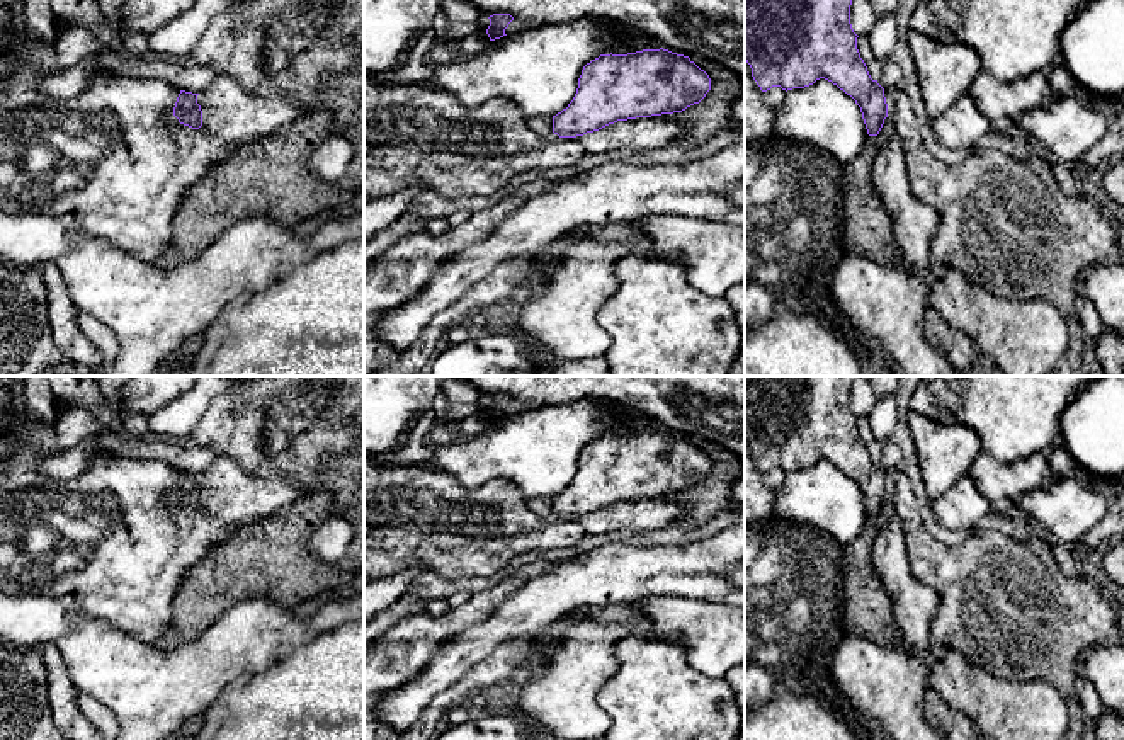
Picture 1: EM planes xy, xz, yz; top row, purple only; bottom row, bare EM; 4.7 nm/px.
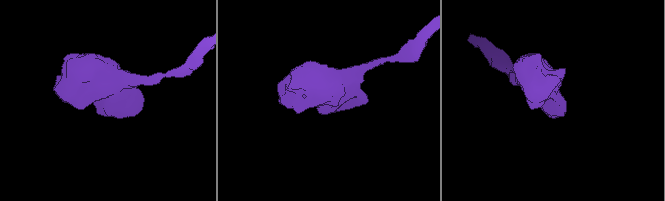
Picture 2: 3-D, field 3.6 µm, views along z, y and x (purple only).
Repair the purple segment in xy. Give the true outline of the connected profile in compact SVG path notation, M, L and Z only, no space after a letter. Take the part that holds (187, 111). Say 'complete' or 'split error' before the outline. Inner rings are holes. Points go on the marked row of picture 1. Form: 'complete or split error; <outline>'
complete; M180 90L173 107L173 116L179 122L192 129L199 129L202 126L202 111L197 104L197 95L199 94Z

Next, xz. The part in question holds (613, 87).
complete; M663 48L600 54L583 66L568 107L553 116L553 133L559 138L576 138L617 121L682 112L699 104L709 90L711 78L704 70L689 56Z

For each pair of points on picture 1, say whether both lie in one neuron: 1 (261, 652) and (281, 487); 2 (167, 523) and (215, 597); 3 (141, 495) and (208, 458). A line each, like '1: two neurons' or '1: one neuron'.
1: two neurons
2: two neurons
3: two neurons

